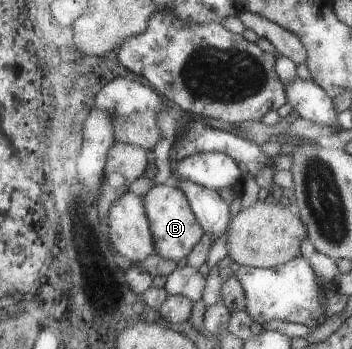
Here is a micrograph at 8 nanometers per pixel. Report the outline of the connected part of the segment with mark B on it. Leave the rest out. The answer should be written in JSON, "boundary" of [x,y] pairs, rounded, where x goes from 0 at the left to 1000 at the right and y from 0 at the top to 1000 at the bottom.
{"boundary":[[[477,521],[435,533],[406,567],[440,676],[443,725],[500,751],[531,739],[560,696],[585,679],[580,650],[560,628],[534,559],[491,521]]]}

